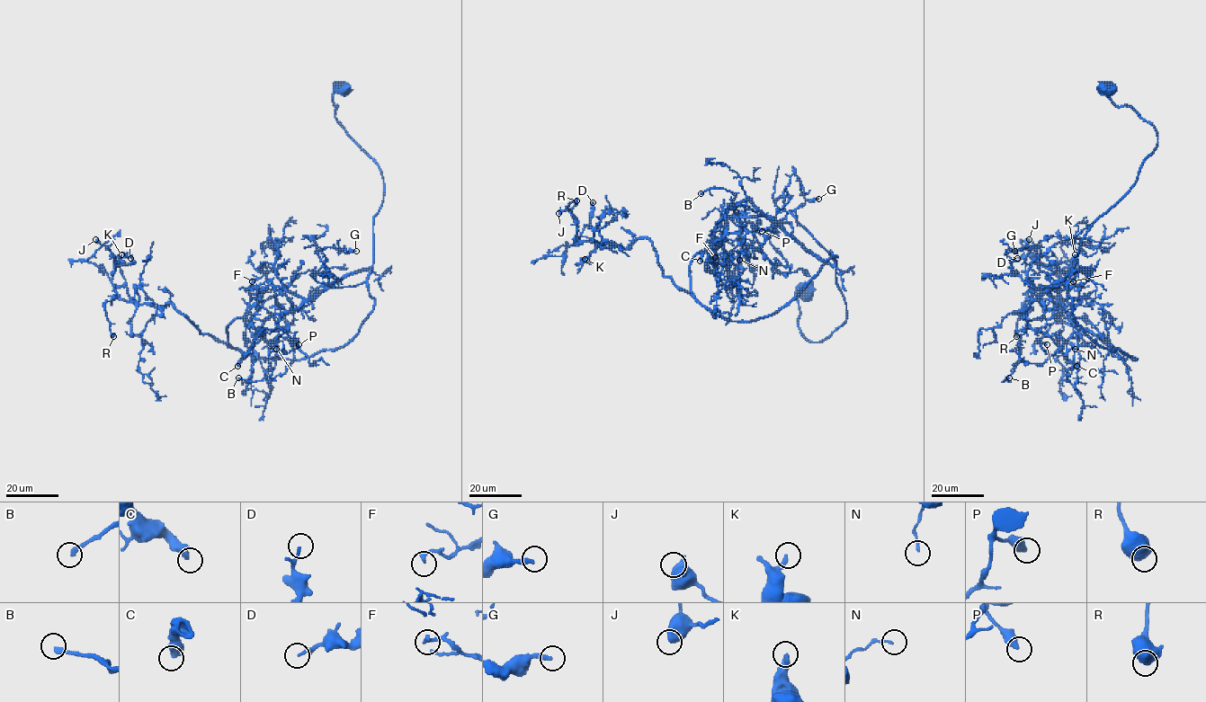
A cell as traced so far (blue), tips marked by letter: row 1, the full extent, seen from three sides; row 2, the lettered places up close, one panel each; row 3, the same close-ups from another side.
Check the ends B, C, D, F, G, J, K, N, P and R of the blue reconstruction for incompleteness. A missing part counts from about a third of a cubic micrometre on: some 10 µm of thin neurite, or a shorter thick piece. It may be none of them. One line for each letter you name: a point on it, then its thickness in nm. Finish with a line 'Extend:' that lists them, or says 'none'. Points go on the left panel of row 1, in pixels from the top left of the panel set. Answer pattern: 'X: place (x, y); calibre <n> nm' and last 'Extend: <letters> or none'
C: place (237, 366); calibre 480 nm
G: place (356, 251); calibre 280 nm
Extend: C, G

